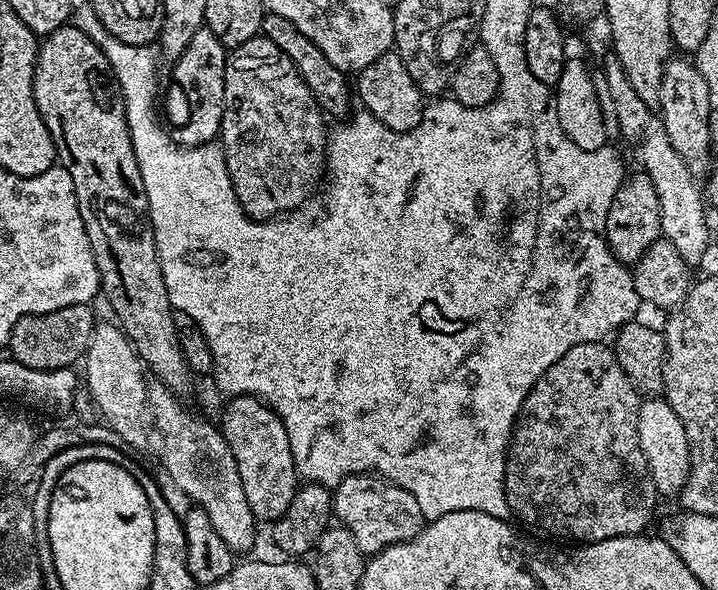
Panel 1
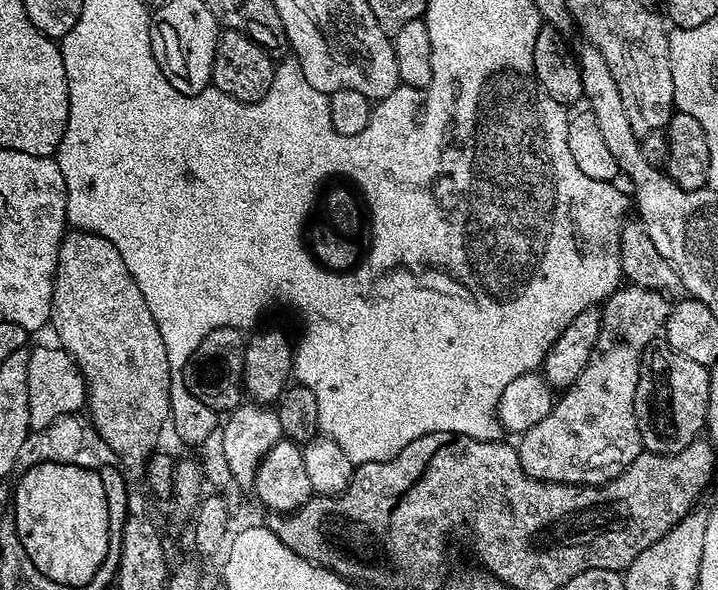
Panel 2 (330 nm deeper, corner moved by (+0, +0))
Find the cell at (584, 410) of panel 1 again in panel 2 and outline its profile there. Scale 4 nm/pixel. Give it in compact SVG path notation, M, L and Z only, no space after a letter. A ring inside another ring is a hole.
M625 283L612 293L610 304L616 307L616 312L608 307L603 309L604 325L598 334L598 342L592 351L593 358L586 370L578 374L578 378L561 395L564 397L561 400L559 397L553 403L550 414L546 414L546 418L542 418L538 426L530 426L530 430L526 430L519 437L518 451L522 470L526 470L530 478L541 480L545 484L605 484L622 474L622 470L626 470L626 466L630 466L630 462L640 456L642 445L634 414L634 394L638 390L640 357L661 335L668 320L670 300L663 292Z

